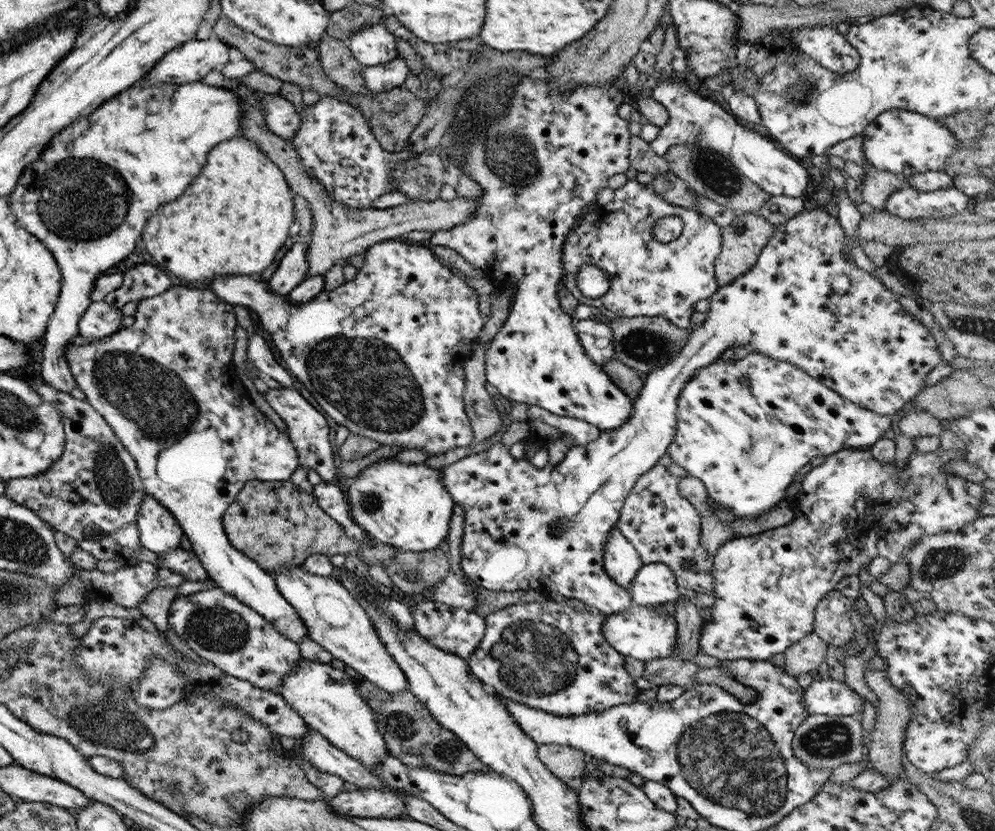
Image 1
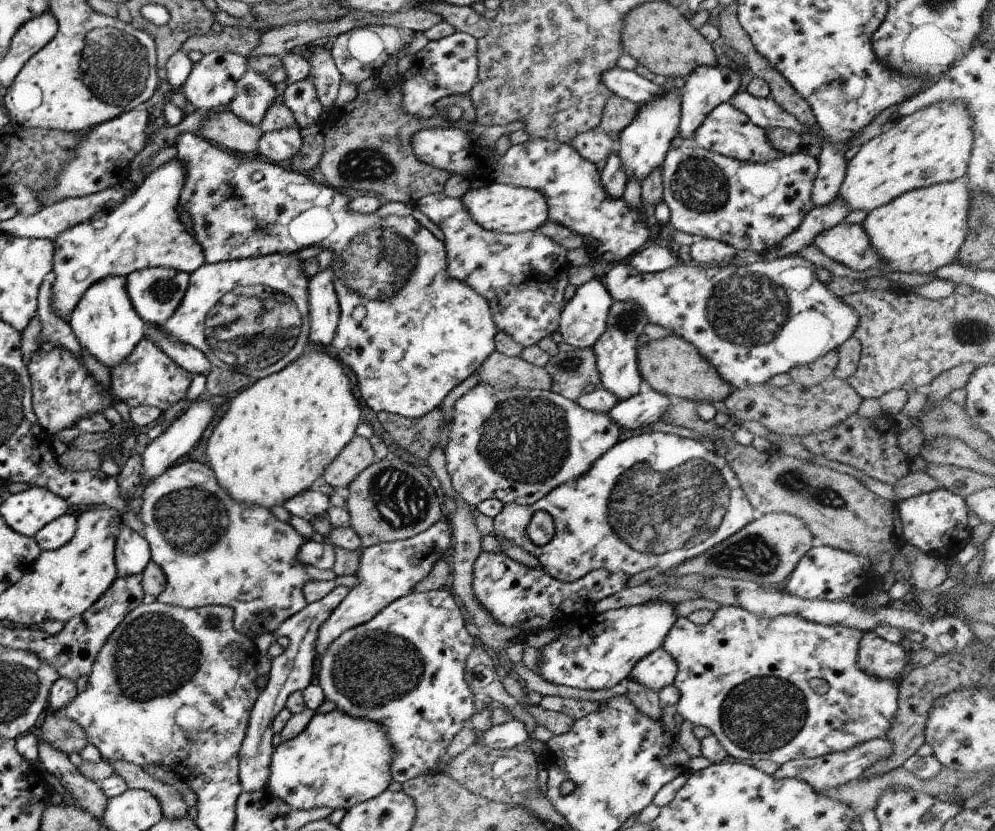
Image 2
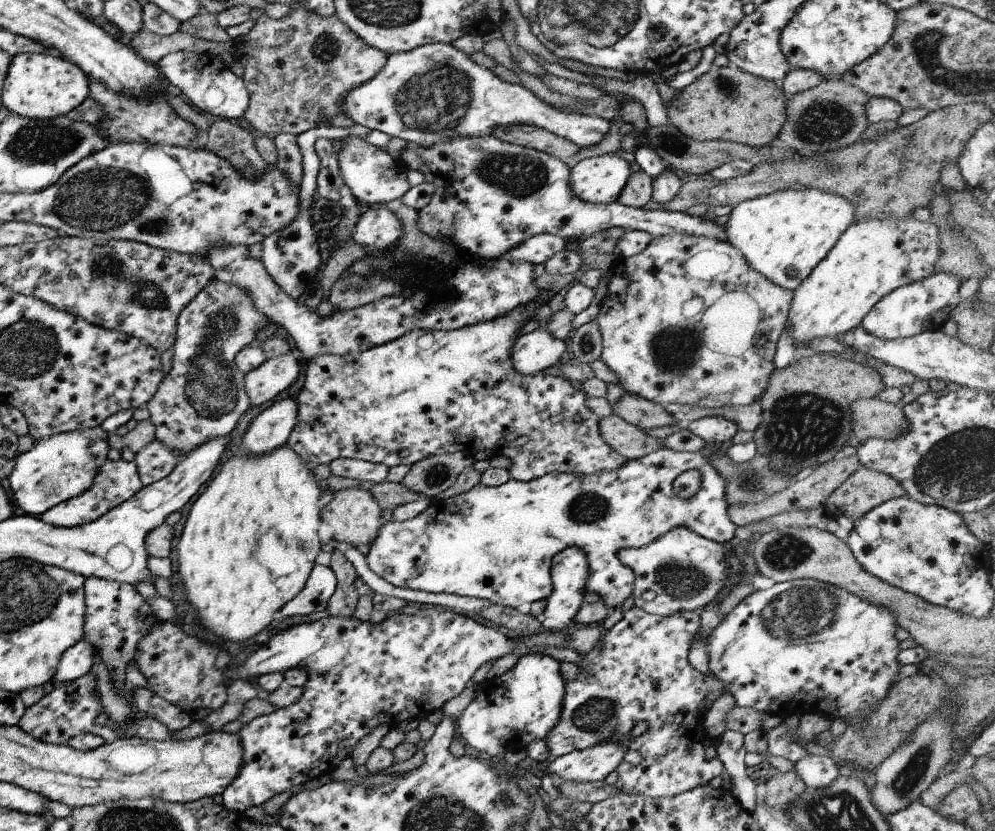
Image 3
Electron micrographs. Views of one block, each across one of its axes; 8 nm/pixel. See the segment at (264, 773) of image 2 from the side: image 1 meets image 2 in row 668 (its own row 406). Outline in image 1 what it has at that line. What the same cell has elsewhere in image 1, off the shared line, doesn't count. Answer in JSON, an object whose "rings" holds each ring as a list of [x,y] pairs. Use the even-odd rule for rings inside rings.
{"rings":[[[298,387],[268,389],[263,397],[275,414],[285,423],[288,439],[296,450],[298,465],[305,470],[307,468],[315,470],[323,481],[341,483],[341,479],[337,477],[337,472],[333,467],[333,452],[329,445],[329,426],[325,419],[326,416],[309,403],[305,394]]]}

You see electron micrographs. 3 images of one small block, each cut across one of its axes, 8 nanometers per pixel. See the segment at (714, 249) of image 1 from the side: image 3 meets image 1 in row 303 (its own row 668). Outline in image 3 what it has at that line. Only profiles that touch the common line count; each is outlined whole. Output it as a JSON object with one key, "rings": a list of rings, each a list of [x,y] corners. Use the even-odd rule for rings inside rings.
{"rings":[[[634,606],[629,608],[626,612],[623,612],[622,618],[618,622],[613,624],[609,630],[605,630],[603,634],[601,633],[599,642],[595,644],[593,650],[591,650],[589,654],[581,656],[581,660],[579,660],[581,668],[578,668],[577,676],[575,676],[571,682],[565,683],[565,694],[563,696],[563,702],[561,702],[561,714],[559,714],[559,718],[557,718],[557,724],[553,726],[552,730],[549,730],[549,734],[547,734],[543,740],[549,754],[549,759],[554,759],[555,757],[573,752],[573,750],[585,750],[585,748],[595,746],[595,744],[605,742],[605,740],[607,740],[607,742],[609,742],[609,740],[613,740],[613,742],[623,742],[625,736],[630,736],[629,731],[631,728],[639,721],[642,721],[646,724],[645,731],[635,738],[631,737],[631,740],[629,740],[629,748],[625,750],[621,762],[619,762],[617,768],[615,768],[615,772],[617,772],[617,785],[621,792],[645,795],[649,798],[674,797],[677,796],[677,794],[681,794],[682,792],[691,790],[697,786],[707,785],[711,778],[723,774],[723,765],[719,762],[717,757],[709,758],[709,760],[705,758],[703,742],[707,739],[707,735],[703,730],[703,720],[704,715],[706,714],[705,710],[708,710],[711,704],[723,694],[724,688],[721,682],[719,682],[713,674],[701,674],[701,672],[695,670],[687,660],[691,640],[693,640],[693,635],[698,632],[699,626],[700,618],[697,611],[680,612],[673,614],[673,616],[662,617],[647,614],[640,608]]]}

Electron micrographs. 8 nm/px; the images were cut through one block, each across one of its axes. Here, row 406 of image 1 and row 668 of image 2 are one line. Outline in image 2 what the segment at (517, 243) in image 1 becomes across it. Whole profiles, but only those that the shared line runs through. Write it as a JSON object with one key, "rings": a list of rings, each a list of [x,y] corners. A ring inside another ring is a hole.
{"rings":[[[647,601],[640,605],[621,607],[602,613],[594,612],[588,616],[585,622],[571,623],[559,638],[540,648],[542,663],[536,674],[551,684],[561,684],[561,686],[570,686],[571,688],[583,690],[611,688],[611,686],[627,680],[630,670],[637,664],[637,661],[661,646],[664,636],[677,619],[678,614],[674,603],[662,601]]]}

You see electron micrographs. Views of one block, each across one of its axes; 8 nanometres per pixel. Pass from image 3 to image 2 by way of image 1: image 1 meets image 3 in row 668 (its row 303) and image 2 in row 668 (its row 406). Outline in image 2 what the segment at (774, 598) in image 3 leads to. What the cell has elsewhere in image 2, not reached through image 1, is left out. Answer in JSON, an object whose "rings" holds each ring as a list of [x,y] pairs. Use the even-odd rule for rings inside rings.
{"rings":[[[867,631],[859,641],[856,663],[868,675],[890,678],[894,681],[901,680],[903,673],[908,670],[908,657],[905,656],[903,646],[898,645],[895,641],[883,640],[871,631]],[[661,647],[645,655],[629,672],[630,679],[638,685],[659,691],[672,684],[676,673],[675,661]]]}

